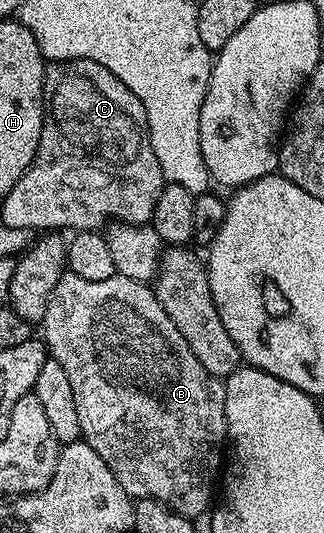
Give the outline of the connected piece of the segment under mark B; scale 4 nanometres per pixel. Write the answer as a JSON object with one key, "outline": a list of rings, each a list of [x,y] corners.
{"outline":[[[65,273],[54,285],[54,293],[50,297],[50,305],[46,305],[46,317],[42,324],[43,338],[52,339],[46,347],[47,354],[66,369],[66,377],[70,377],[70,386],[74,389],[74,405],[78,405],[78,421],[80,422],[80,434],[83,442],[88,443],[110,465],[114,477],[126,489],[126,493],[141,499],[159,499],[161,503],[174,505],[175,511],[180,515],[200,517],[205,514],[208,502],[212,499],[212,475],[219,476],[222,471],[222,452],[226,447],[227,421],[226,405],[224,404],[224,384],[219,379],[212,378],[206,369],[202,369],[202,361],[194,357],[194,349],[186,345],[186,337],[178,333],[174,321],[166,317],[166,309],[156,299],[155,290],[149,284],[139,283],[125,275],[111,275],[106,281],[86,281],[86,277],[78,277],[71,273]]]}

